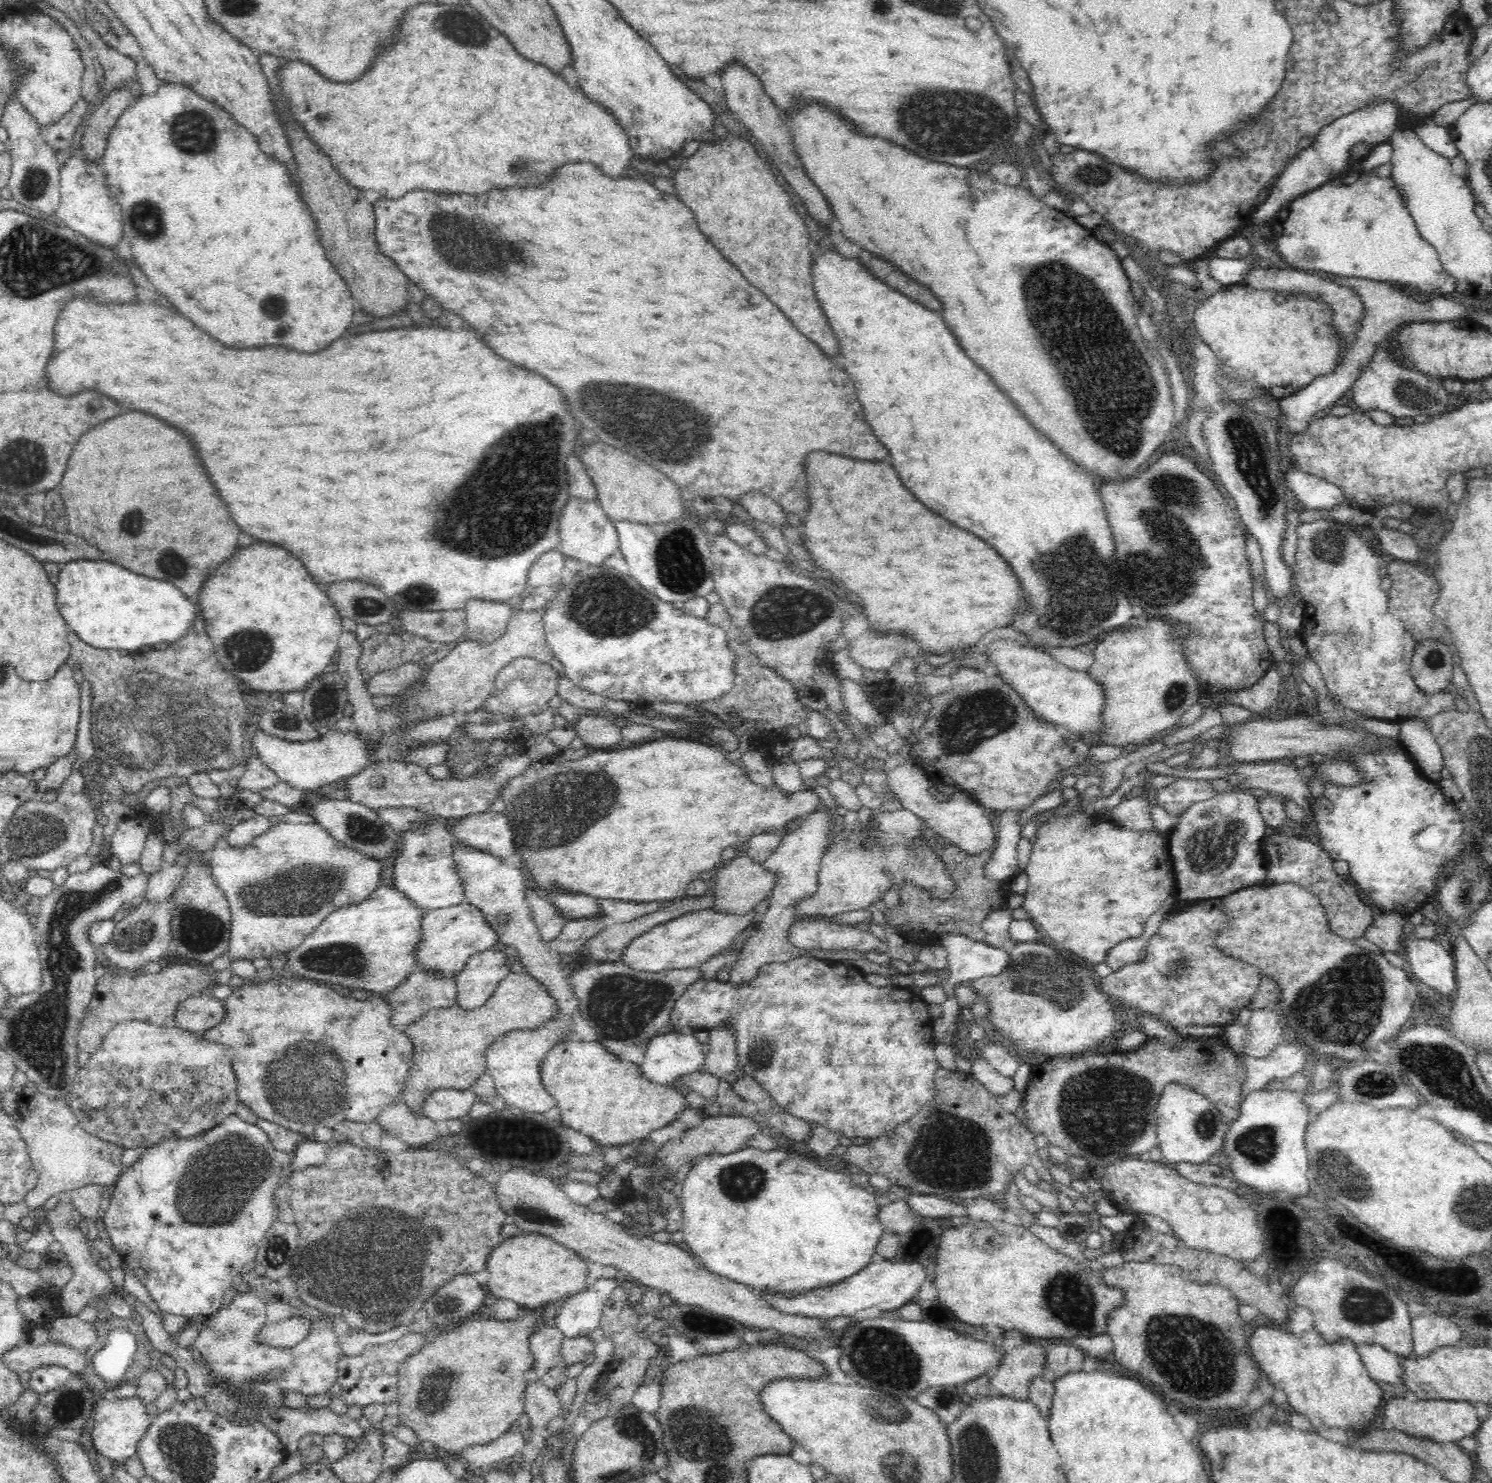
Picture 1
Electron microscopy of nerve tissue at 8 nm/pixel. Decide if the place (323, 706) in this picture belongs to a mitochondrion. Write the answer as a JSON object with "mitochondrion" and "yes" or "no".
{"mitochondrion":"yes"}

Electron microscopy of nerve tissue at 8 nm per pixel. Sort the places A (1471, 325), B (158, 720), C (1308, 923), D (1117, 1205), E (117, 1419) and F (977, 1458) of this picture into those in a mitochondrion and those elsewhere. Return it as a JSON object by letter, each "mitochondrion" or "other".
{"A":"other","B":"mitochondrion","C":"other","D":"other","E":"other","F":"mitochondrion"}

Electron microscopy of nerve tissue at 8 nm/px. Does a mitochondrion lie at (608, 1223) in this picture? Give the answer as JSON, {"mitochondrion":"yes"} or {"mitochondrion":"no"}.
{"mitochondrion":"no"}

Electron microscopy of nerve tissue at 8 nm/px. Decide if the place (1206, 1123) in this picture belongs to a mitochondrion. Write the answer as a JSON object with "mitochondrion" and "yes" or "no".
{"mitochondrion":"yes"}

